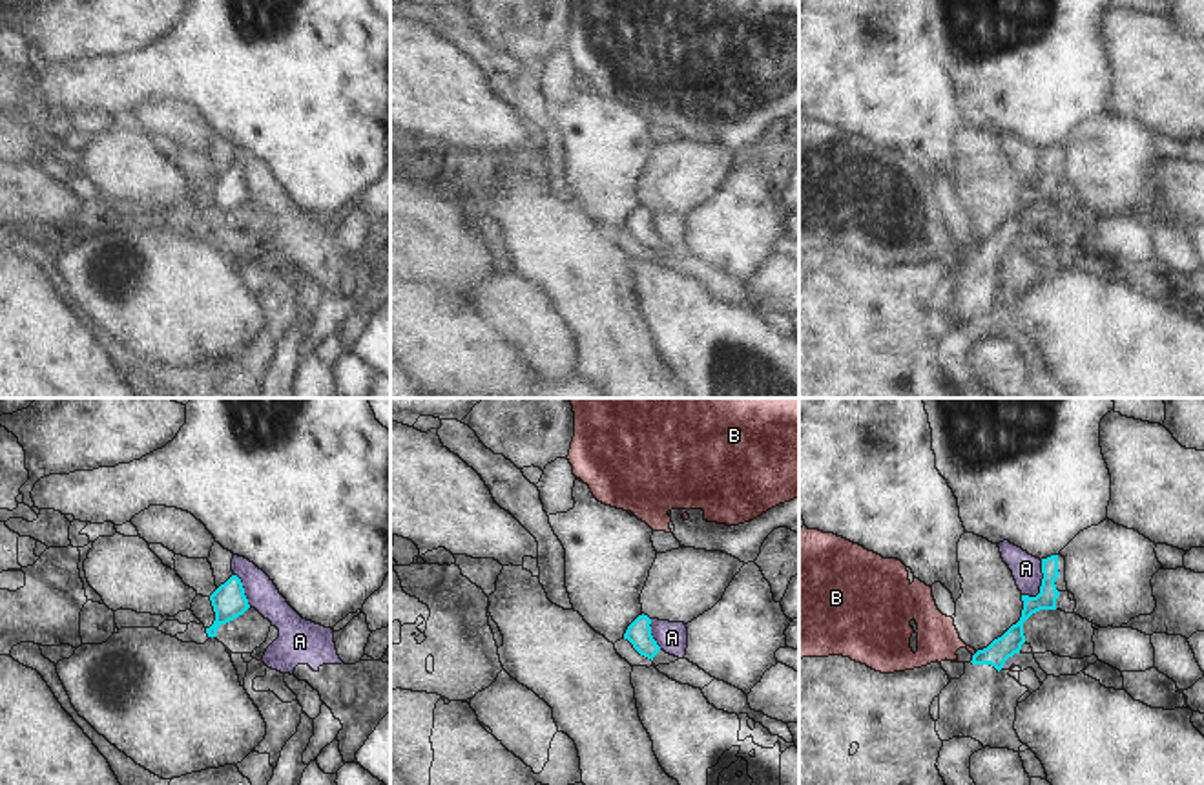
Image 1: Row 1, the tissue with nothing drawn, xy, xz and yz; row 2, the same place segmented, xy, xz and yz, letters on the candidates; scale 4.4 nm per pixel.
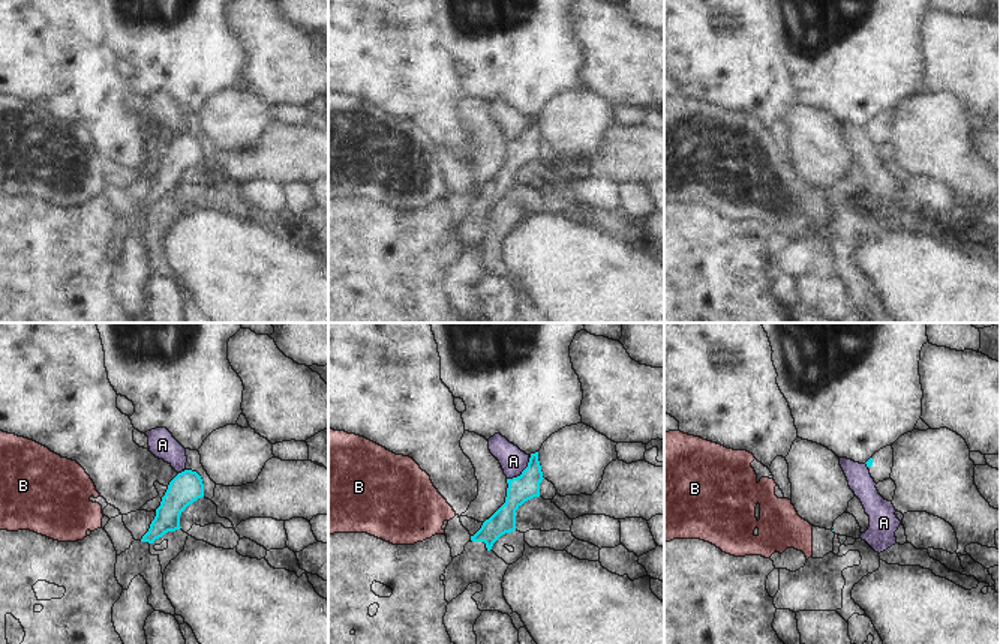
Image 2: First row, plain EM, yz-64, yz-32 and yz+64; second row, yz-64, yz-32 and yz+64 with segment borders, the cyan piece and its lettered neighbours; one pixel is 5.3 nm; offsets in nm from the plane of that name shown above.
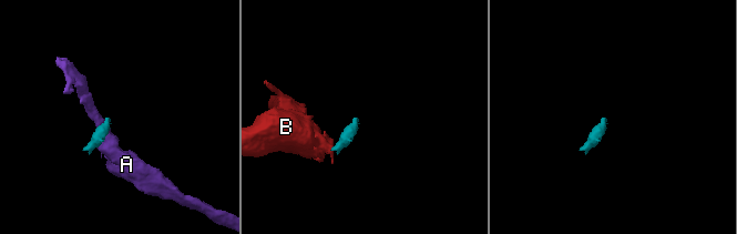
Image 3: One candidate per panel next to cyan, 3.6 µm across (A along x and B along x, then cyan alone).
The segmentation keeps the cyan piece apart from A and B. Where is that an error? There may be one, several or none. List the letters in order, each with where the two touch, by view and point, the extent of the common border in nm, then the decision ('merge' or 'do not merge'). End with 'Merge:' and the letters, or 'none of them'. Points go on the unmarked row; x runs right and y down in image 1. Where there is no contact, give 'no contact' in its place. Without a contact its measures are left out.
A: meets cyan in yz at (1042, 176); contact 180 nm long; do not merge
B: meets cyan in yz at (975, 245); contact 30 nm long; do not merge
Merge: none of them

